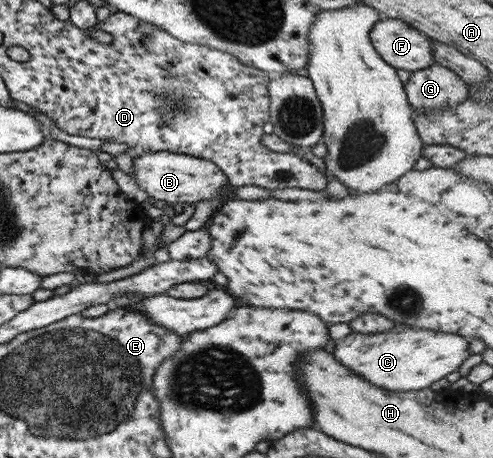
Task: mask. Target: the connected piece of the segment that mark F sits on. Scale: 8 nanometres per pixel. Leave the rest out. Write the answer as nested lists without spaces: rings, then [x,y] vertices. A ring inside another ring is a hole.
[[[382,17],[369,38],[380,59],[394,69],[413,72],[435,63],[432,40],[402,20]]]

